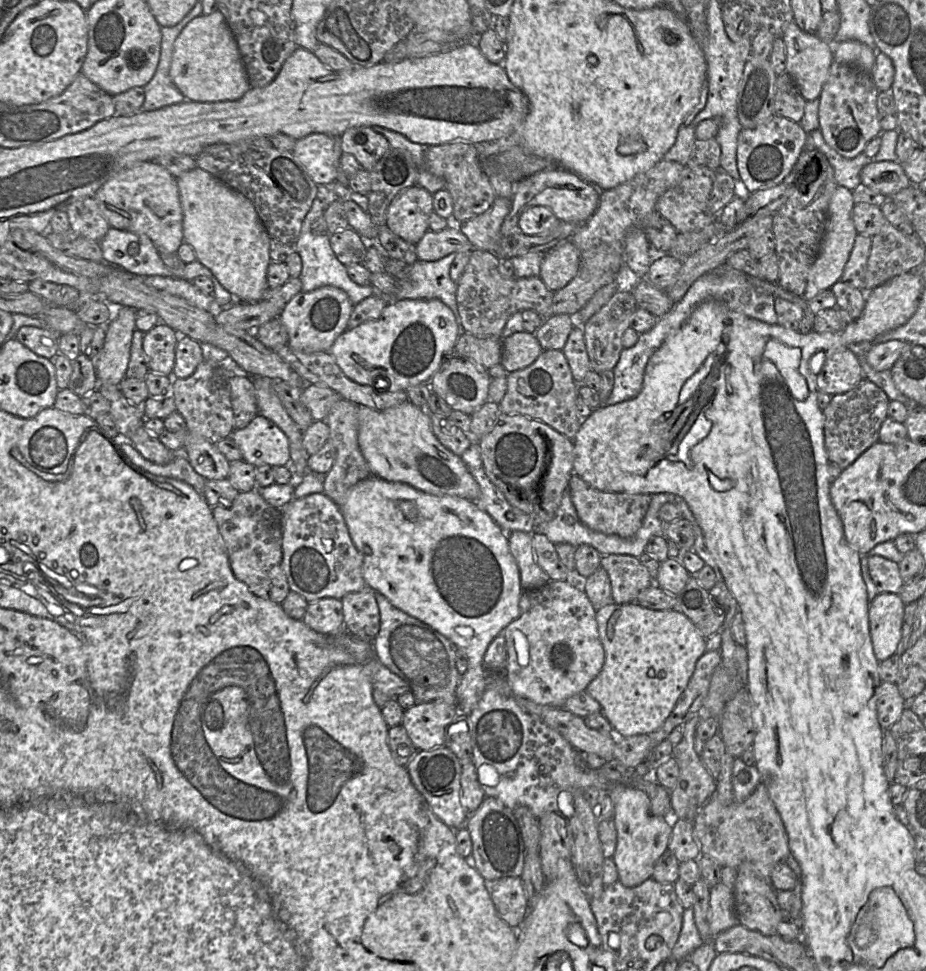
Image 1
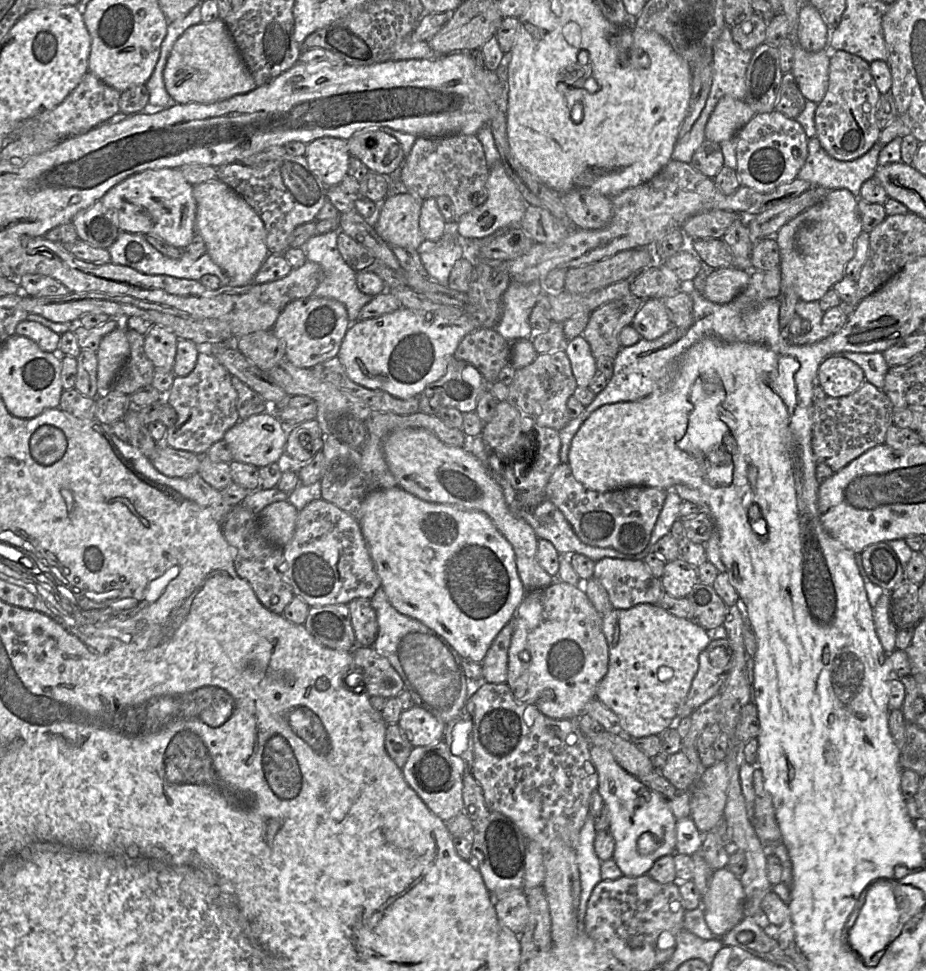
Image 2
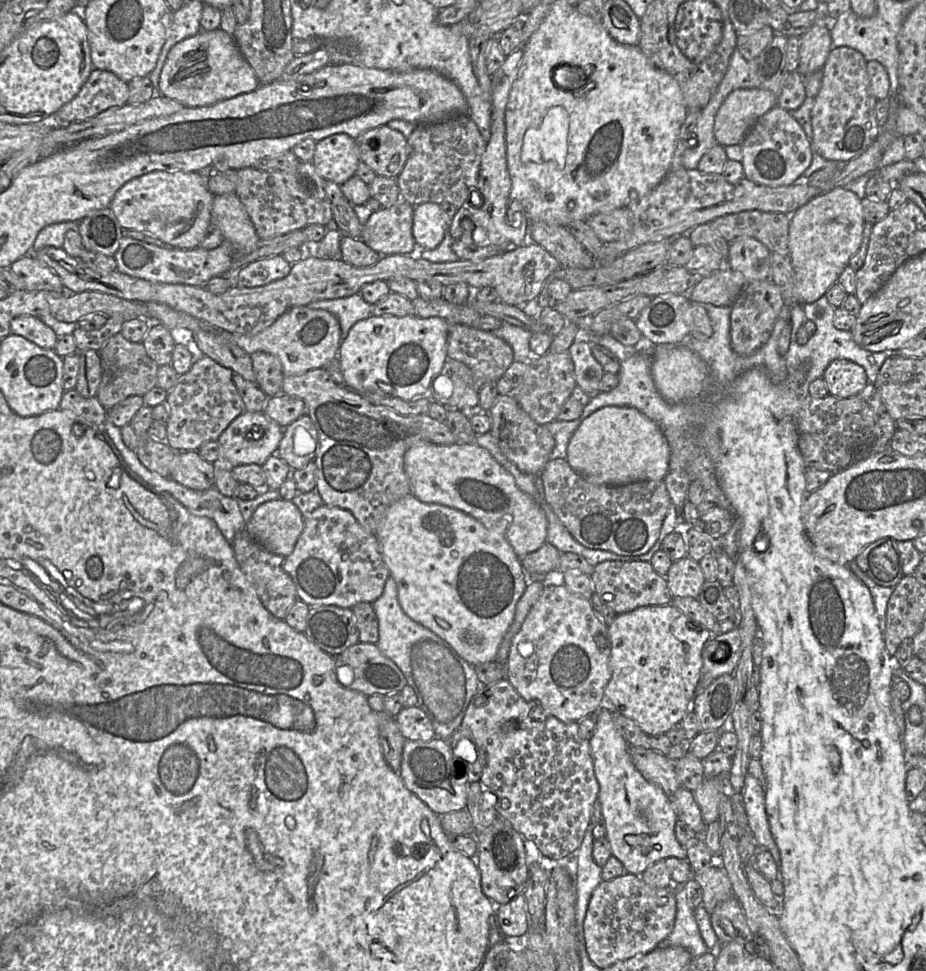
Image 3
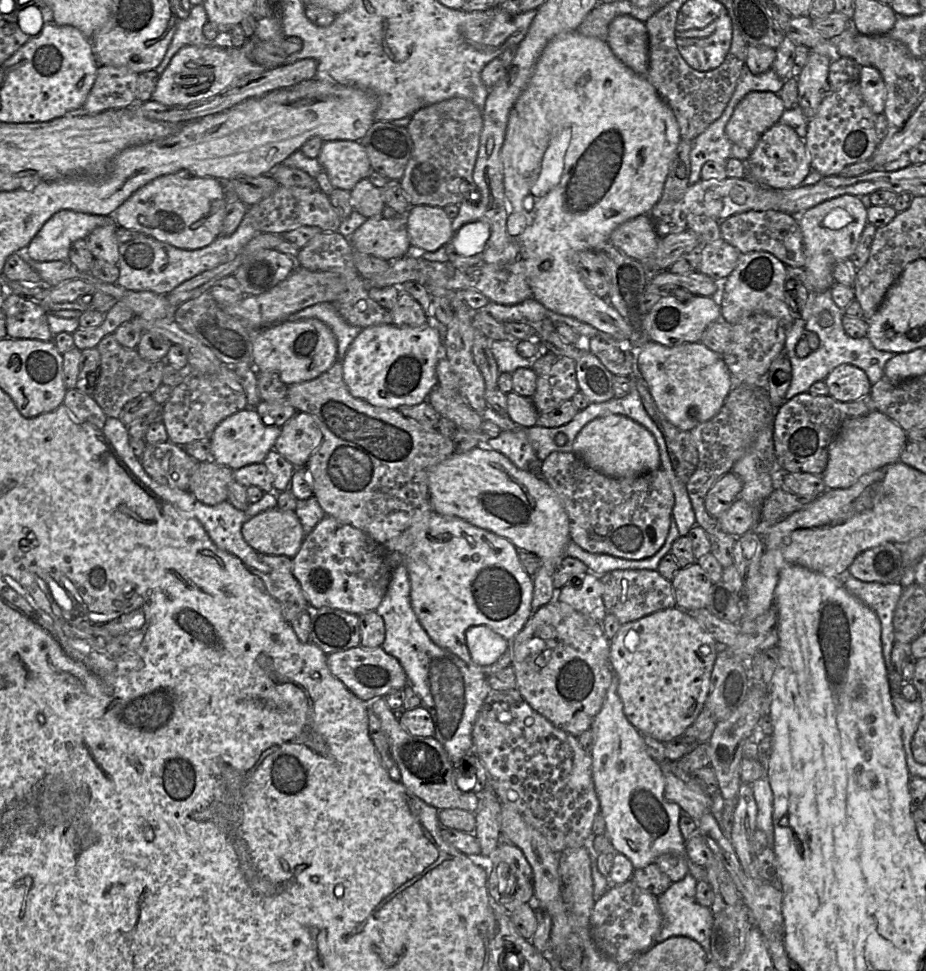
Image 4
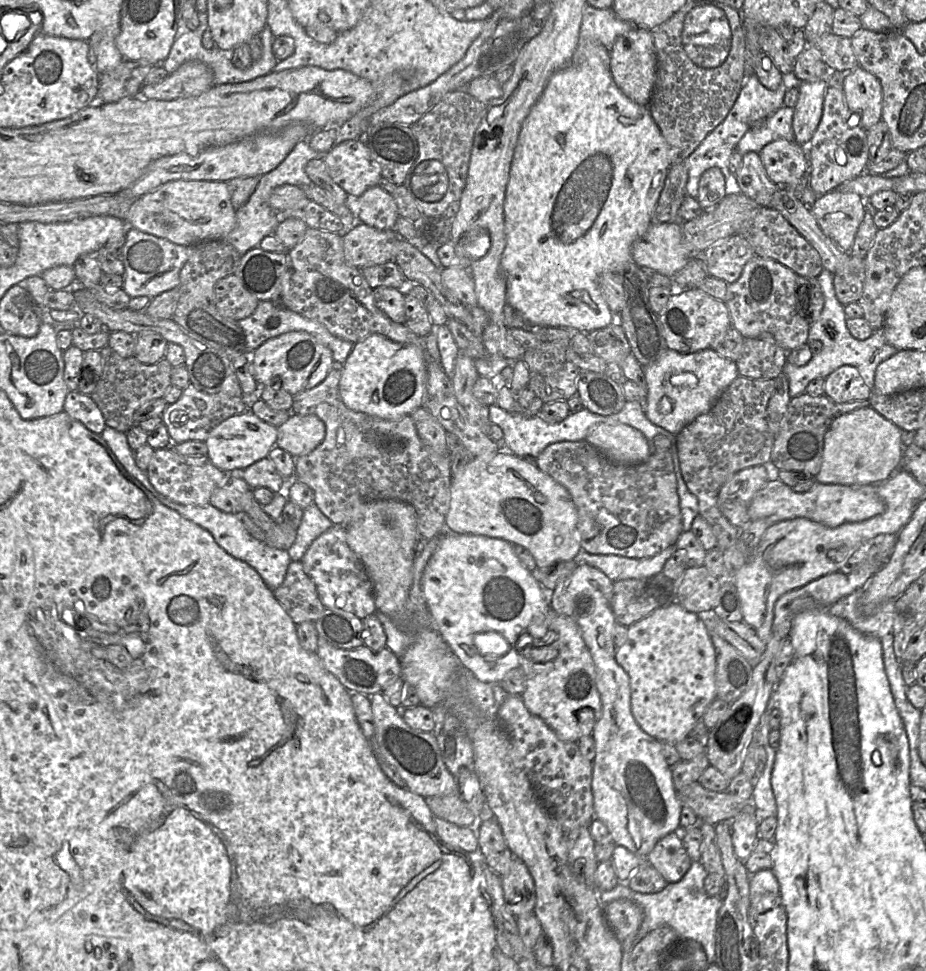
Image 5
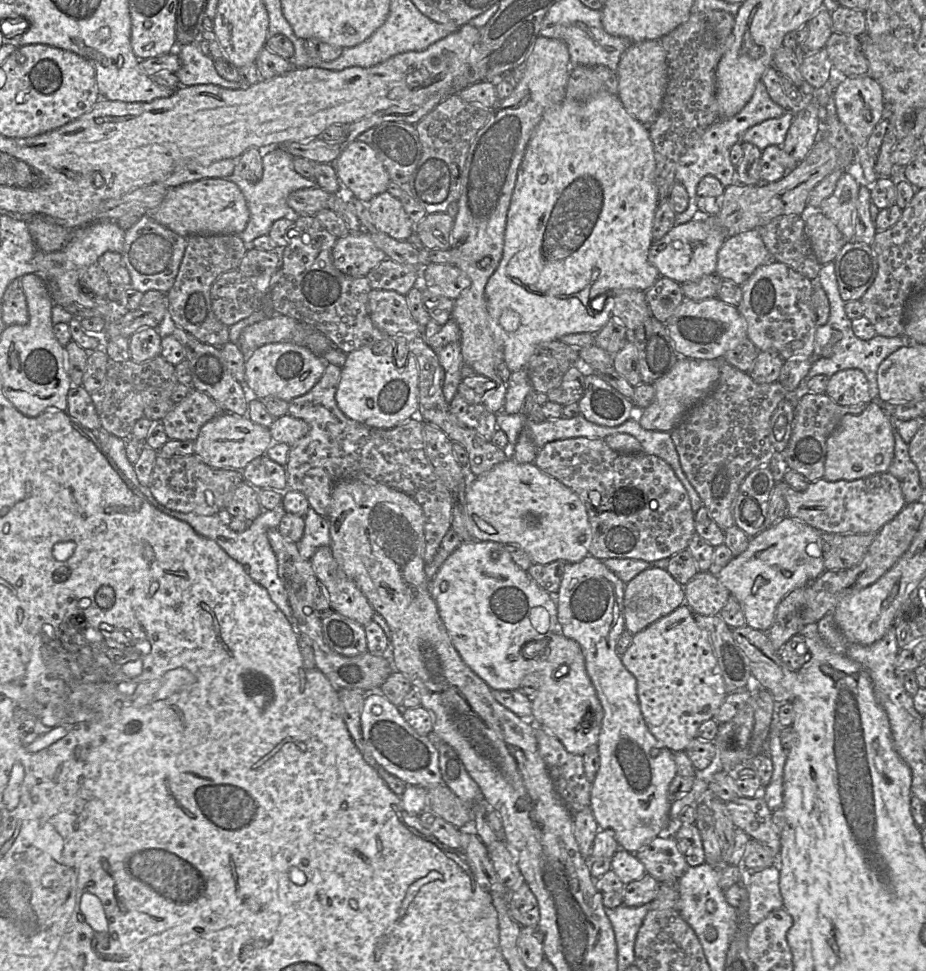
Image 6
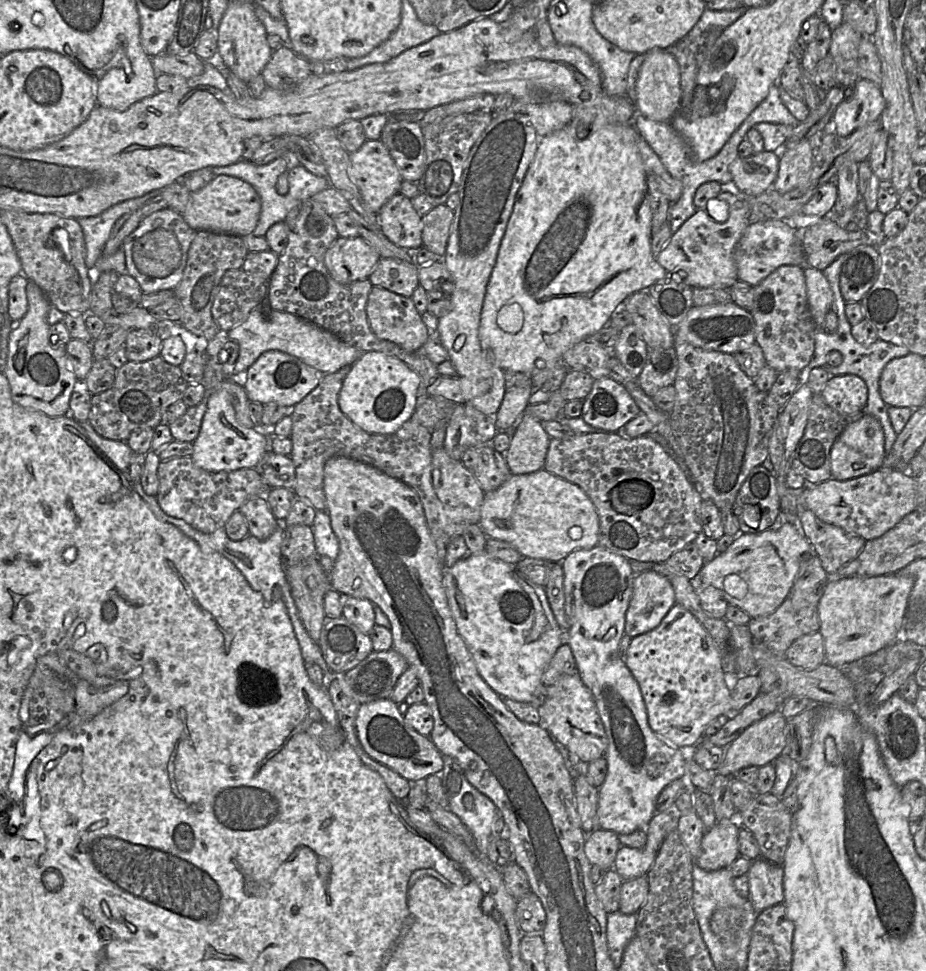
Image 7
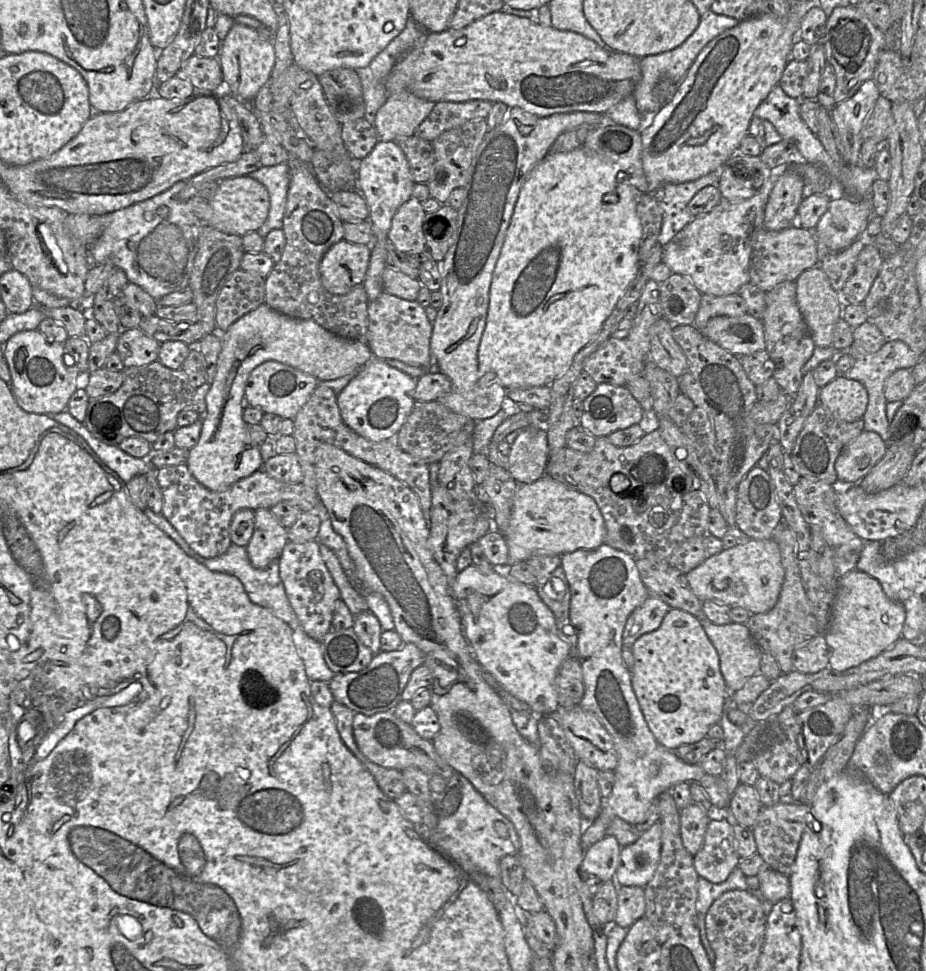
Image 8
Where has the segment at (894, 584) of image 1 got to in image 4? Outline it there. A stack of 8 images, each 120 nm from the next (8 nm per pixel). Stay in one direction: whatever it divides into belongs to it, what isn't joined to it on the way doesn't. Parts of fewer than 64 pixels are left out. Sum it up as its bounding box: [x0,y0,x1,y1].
[847,541,904,583]

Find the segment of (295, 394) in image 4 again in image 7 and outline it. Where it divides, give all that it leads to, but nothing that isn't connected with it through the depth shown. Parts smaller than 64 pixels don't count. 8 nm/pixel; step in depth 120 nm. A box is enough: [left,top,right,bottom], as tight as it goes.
[290,373,449,565]

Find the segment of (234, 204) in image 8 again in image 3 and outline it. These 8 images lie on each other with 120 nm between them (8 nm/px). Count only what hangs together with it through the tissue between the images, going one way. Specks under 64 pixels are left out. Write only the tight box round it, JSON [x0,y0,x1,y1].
[110,171,213,247]

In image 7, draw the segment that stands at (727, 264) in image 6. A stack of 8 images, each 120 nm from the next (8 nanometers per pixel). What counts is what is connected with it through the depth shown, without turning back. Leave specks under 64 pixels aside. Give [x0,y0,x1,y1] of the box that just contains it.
[733,219,807,287]

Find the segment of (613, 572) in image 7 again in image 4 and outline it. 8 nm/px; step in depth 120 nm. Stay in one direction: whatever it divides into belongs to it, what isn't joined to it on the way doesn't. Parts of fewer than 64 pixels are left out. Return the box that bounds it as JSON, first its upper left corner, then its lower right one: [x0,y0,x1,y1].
[556,571,708,882]

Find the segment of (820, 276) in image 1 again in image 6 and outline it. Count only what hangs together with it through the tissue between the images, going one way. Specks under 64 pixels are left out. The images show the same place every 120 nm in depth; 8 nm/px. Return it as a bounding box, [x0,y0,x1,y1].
[819,172,860,242]

